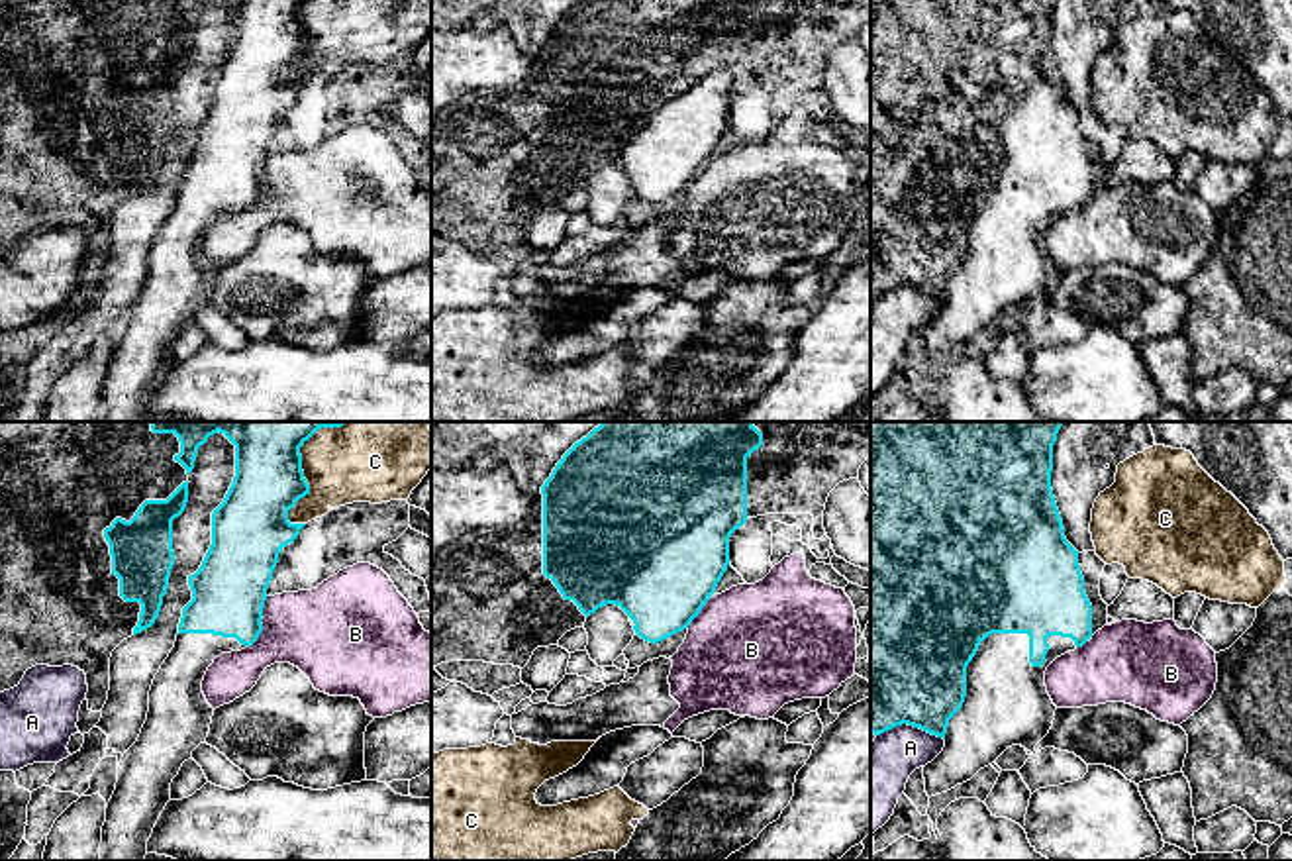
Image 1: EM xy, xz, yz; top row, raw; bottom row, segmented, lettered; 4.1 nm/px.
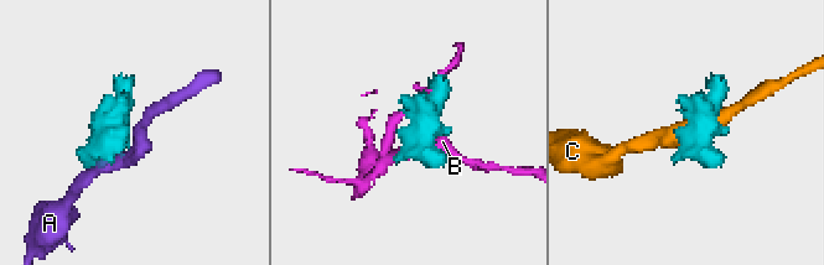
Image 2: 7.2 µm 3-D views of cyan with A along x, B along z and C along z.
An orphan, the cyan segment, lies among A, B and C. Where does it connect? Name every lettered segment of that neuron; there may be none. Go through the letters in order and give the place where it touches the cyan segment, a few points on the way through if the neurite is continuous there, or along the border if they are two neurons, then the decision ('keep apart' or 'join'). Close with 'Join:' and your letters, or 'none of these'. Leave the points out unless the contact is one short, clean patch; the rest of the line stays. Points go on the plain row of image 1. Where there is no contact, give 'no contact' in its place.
A: contact yz (910, 285); keep apart
B: contact xy (259, 183); border xy (267, 157), (261, 169), (261, 195), (248, 208); keep apart
C: contact xy (306, 44); keep apart
Join: none of these

